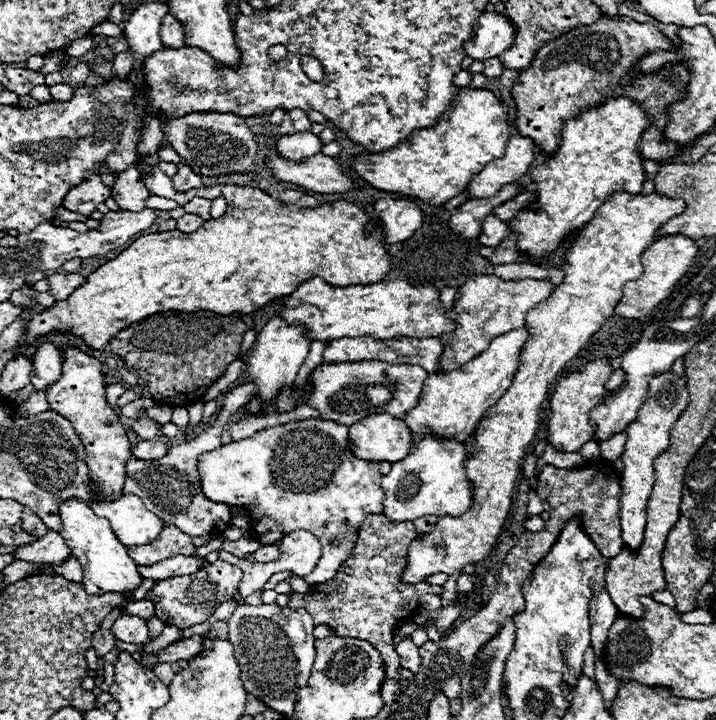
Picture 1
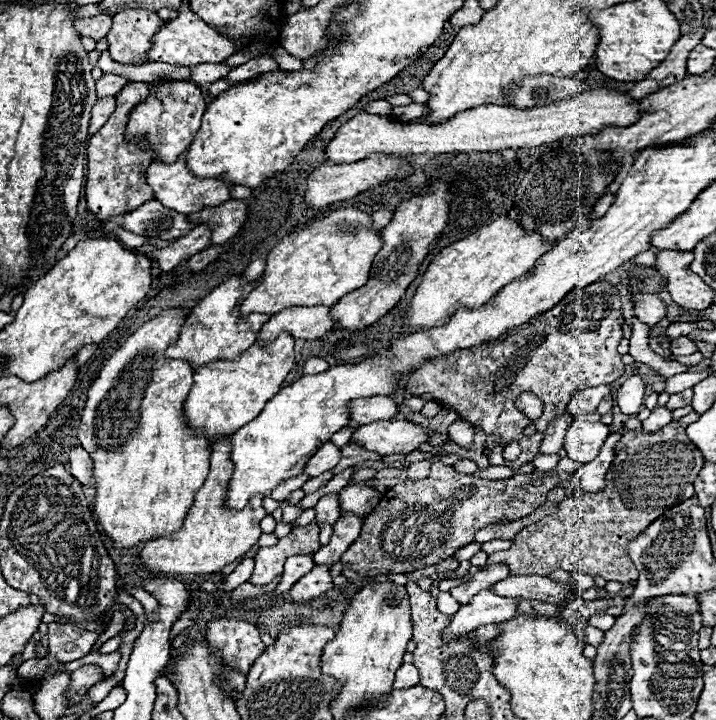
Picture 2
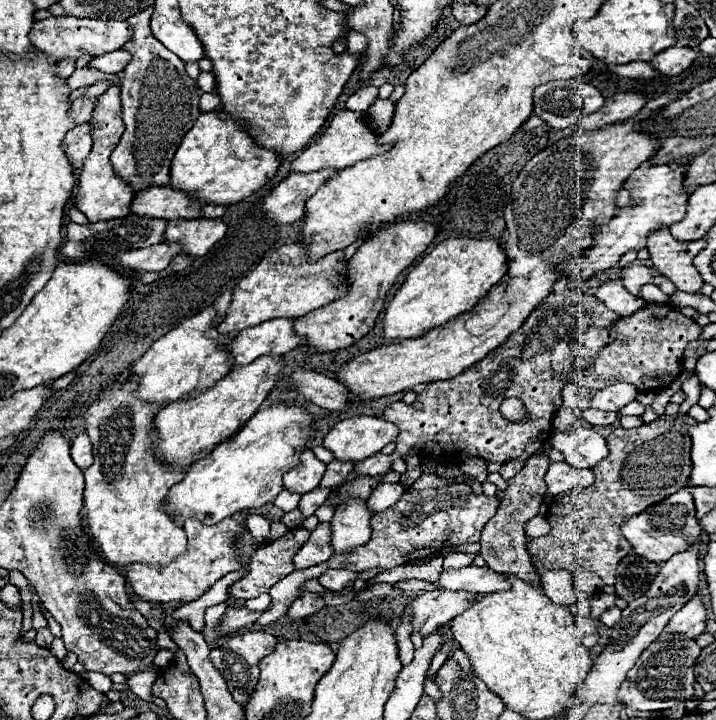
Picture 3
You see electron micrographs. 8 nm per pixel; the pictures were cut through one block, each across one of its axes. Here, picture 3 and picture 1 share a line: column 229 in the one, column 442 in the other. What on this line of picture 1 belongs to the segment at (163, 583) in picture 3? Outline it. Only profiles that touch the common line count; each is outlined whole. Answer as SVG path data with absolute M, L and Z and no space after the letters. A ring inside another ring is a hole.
M618 192L594 212L594 218L582 228L580 236L564 254L562 284L526 316L524 326L530 336L522 348L520 366L508 392L484 412L484 420L480 420L474 432L474 442L468 442L468 458L464 464L474 492L472 508L458 518L440 518L434 530L420 534L420 540L412 540L408 562L400 576L402 582L416 584L438 572L460 574L464 566L482 562L490 554L510 512L520 464L538 430L538 408L546 398L548 386L578 350L586 346L590 336L600 330L604 320L612 316L622 298L624 284L642 274L640 254L654 242L656 230L672 216L684 212L684 208L686 204L680 198L666 198L656 192L648 196Z

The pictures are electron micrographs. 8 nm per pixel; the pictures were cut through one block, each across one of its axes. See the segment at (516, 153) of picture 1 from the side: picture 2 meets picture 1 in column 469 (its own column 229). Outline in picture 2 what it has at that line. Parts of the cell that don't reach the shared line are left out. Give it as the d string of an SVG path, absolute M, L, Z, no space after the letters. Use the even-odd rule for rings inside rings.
M180 154L174 164L150 164L146 170L146 182L154 190L154 198L162 202L166 208L176 210L180 214L192 214L204 210L208 206L218 206L230 198L232 184L216 180L216 178L196 178L186 168L186 158Z

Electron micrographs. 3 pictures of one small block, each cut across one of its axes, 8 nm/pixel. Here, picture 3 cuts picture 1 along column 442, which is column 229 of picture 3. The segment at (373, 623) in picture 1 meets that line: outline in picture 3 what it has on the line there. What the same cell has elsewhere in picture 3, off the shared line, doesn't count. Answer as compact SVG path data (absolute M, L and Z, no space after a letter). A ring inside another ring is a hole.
M294 528L288 530L282 538L272 540L270 544L260 548L250 560L250 572L242 580L234 582L228 588L228 592L244 600L270 592L270 588L278 580L286 578L294 570L292 556L302 548L308 536L310 536L308 530Z

